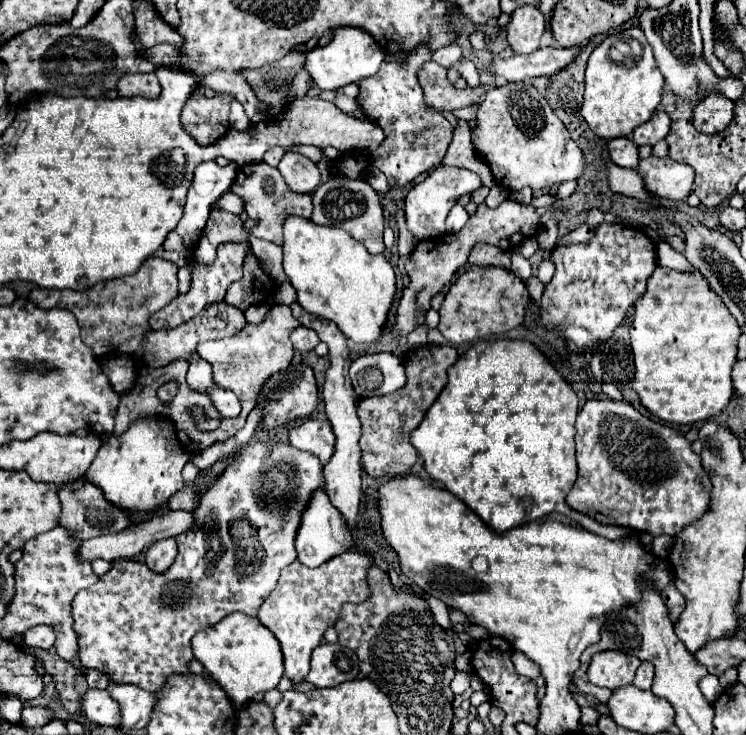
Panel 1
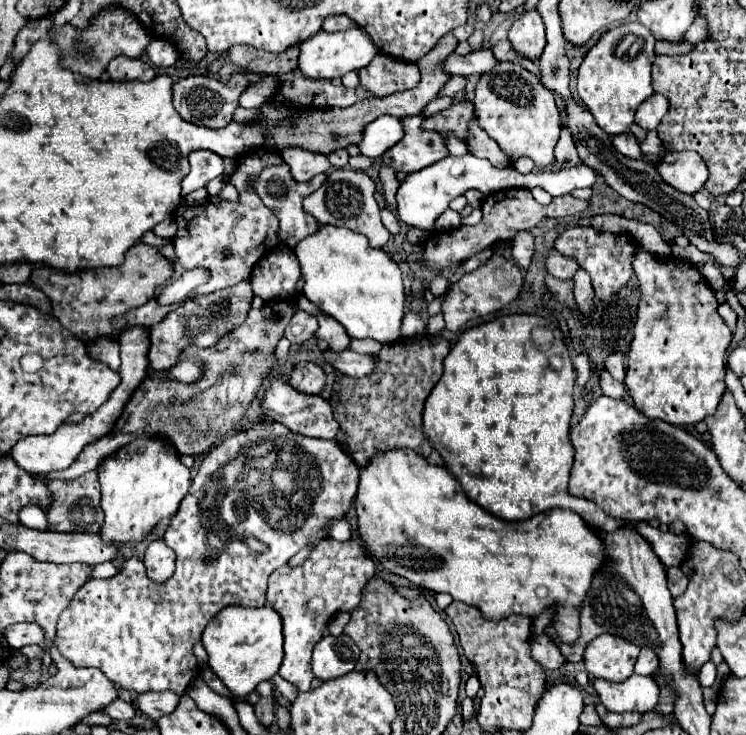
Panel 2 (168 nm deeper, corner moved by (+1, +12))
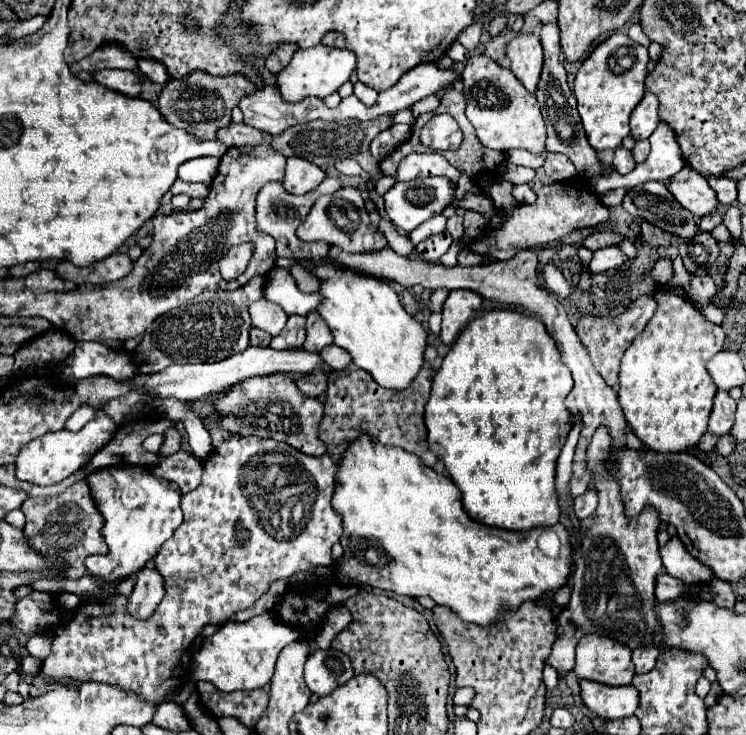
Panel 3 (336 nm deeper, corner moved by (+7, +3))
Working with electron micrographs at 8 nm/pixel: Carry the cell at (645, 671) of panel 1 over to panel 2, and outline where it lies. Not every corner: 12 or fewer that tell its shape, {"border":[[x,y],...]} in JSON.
{"border":[[641,648],[635,664],[637,674],[651,676],[659,658],[651,648]]}

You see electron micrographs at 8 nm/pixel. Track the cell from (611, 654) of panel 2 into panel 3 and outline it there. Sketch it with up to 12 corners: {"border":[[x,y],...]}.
{"border":[[609,637],[577,643],[579,679],[629,685],[631,651]]}

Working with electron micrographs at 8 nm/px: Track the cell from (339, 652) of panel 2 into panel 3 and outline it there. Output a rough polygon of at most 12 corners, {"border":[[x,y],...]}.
{"border":[[317,649],[305,663],[305,683],[323,697],[353,677],[337,649]]}

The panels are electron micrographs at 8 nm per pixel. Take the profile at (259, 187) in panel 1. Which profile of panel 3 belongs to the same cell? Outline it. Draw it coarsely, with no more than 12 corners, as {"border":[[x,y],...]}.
{"border":[[325,177],[305,195],[281,183],[257,193],[257,225],[277,241],[277,257],[321,259],[329,245],[295,231],[317,197],[343,183]]}

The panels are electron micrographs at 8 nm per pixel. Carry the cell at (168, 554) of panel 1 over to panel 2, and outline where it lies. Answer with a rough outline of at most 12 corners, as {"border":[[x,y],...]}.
{"border":[[163,540],[147,546],[147,576],[163,584],[175,572],[175,552]]}

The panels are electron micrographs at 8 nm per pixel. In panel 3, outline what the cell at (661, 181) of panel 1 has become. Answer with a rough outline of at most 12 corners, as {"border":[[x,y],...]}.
{"border":[[685,165],[667,189],[697,217],[717,207],[707,179]]}

